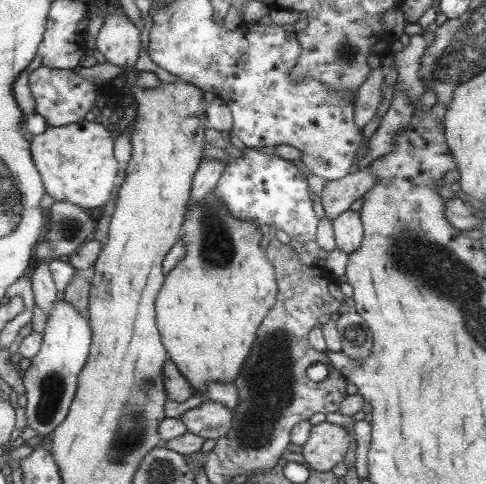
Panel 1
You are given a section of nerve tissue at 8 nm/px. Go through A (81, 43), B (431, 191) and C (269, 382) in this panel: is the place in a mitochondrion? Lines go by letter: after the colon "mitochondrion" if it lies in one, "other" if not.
A: other
B: other
C: mitochondrion

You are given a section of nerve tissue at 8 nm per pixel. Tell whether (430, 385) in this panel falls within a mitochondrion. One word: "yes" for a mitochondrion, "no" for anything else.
no

